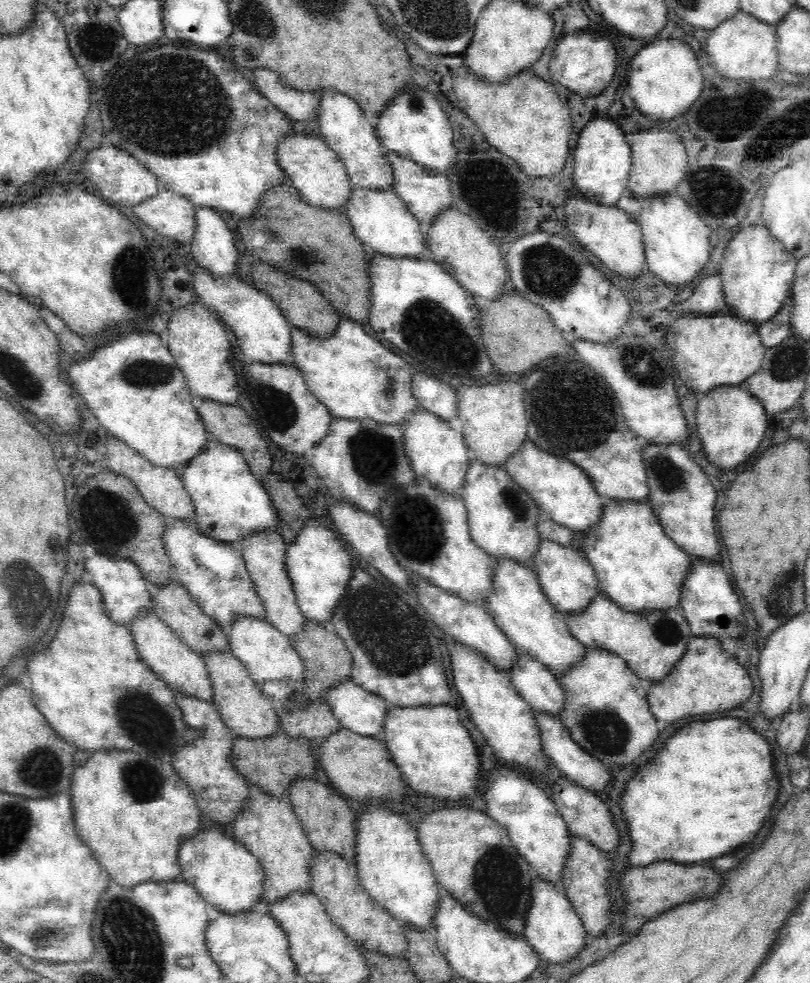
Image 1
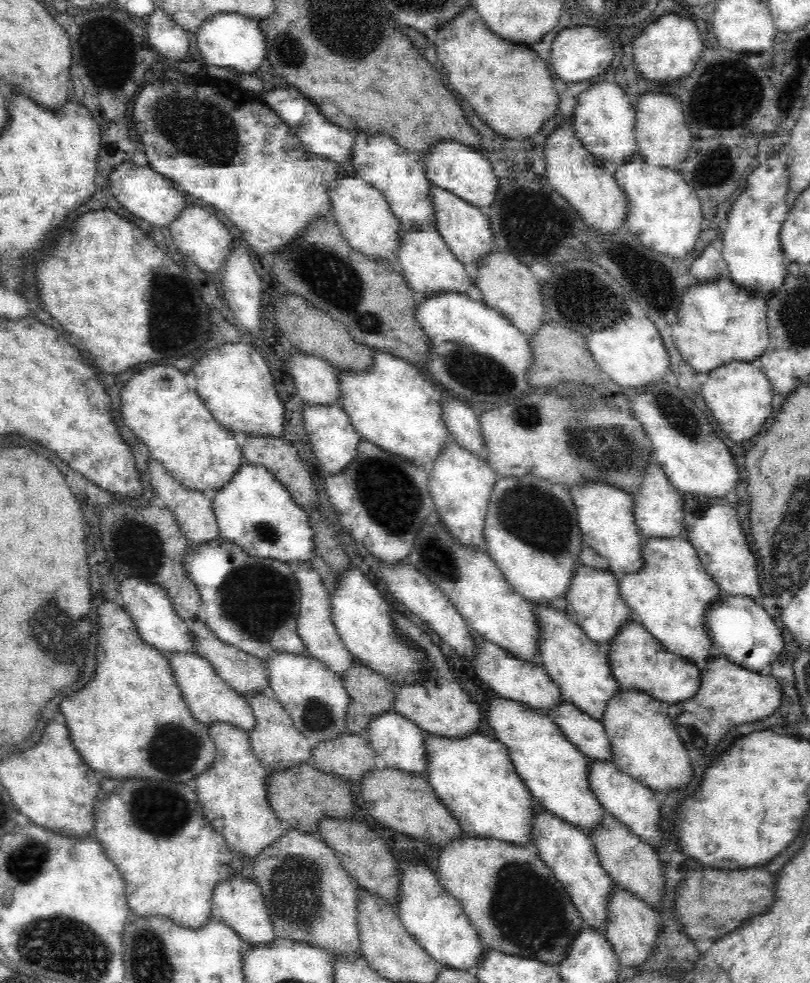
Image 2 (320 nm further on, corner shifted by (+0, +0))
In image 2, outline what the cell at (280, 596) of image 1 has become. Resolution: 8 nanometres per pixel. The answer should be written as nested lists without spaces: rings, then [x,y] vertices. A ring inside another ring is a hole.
[[[294,560],[294,562],[287,562],[294,579],[298,581],[298,589],[300,589],[300,604],[297,612],[296,633],[303,642],[305,652],[311,654],[315,659],[318,659],[326,668],[335,672],[338,676],[345,673],[349,667],[352,654],[345,648],[344,643],[341,642],[340,637],[336,635],[334,627],[332,627],[332,620],[329,620],[329,604],[328,594],[322,584],[322,578],[314,571],[309,562],[301,562]]]

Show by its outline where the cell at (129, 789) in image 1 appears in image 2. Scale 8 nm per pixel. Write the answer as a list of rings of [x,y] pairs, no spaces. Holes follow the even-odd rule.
[[[130,777],[129,779],[118,780],[116,788],[100,797],[100,800],[95,798],[92,804],[91,812],[93,813],[94,836],[102,845],[103,852],[106,854],[120,873],[124,883],[125,899],[129,910],[140,915],[152,913],[160,913],[160,915],[170,916],[176,924],[186,925],[186,927],[199,927],[204,924],[204,921],[213,914],[211,910],[211,892],[213,886],[222,879],[235,874],[237,871],[234,868],[232,855],[227,846],[225,838],[216,831],[208,822],[204,814],[204,807],[200,804],[197,794],[188,787],[188,784],[180,783],[180,781],[170,781],[166,779],[153,779],[148,777]]]

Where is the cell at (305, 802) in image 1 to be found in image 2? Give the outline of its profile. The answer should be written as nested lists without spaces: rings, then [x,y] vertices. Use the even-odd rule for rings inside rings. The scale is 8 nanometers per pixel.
[[[328,815],[321,816],[317,820],[317,835],[330,849],[335,852],[341,866],[349,874],[349,877],[360,887],[369,891],[376,891],[380,897],[389,904],[394,905],[397,899],[397,872],[399,868],[394,866],[394,858],[384,846],[384,842],[378,838],[374,830],[370,830],[367,823],[362,824],[358,820],[336,819]]]

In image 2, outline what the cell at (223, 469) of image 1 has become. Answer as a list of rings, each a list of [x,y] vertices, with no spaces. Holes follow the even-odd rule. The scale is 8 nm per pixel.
[[[243,462],[220,488],[214,491],[211,502],[213,515],[219,528],[219,535],[239,546],[253,557],[272,558],[280,562],[309,562],[313,549],[313,530],[309,527],[304,509],[298,506],[289,492],[274,478],[274,475],[261,464]]]

